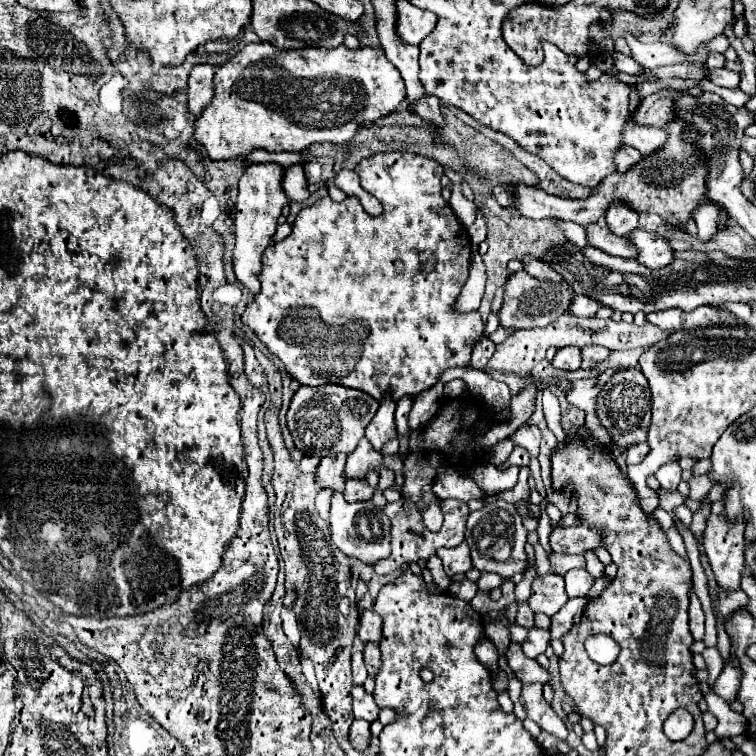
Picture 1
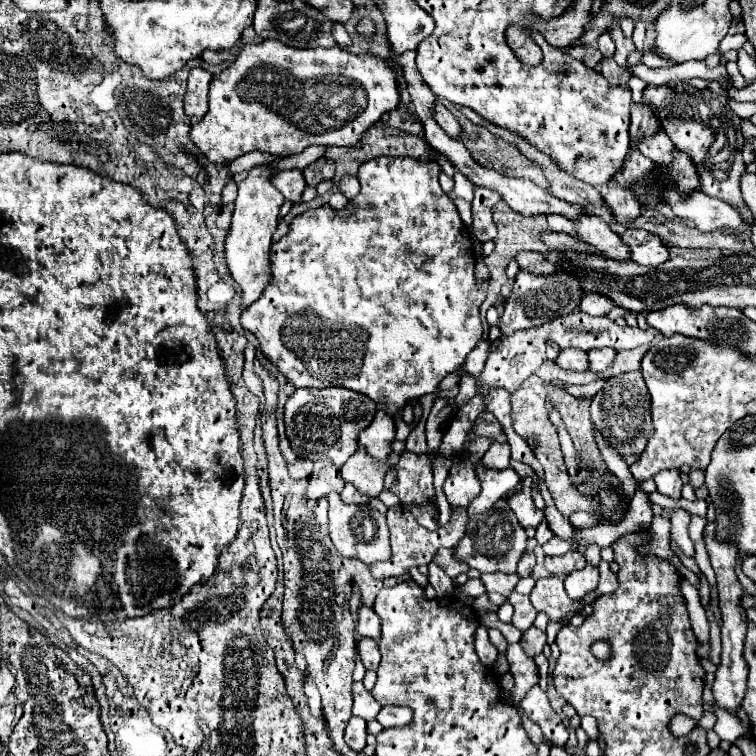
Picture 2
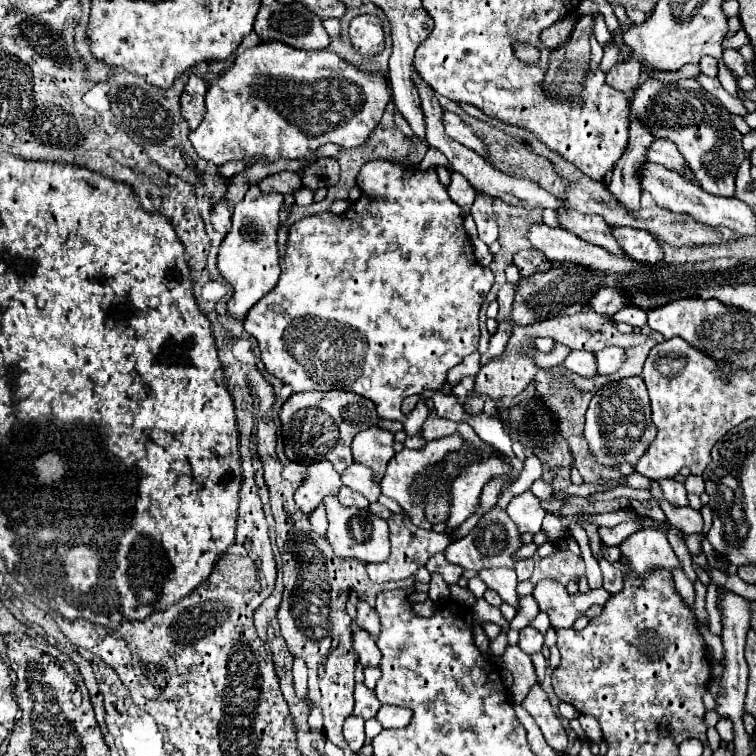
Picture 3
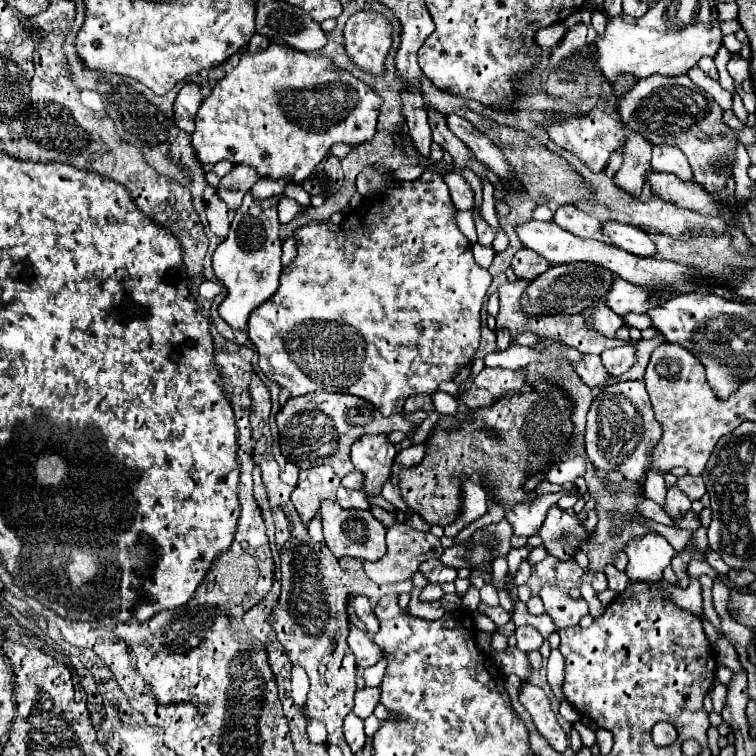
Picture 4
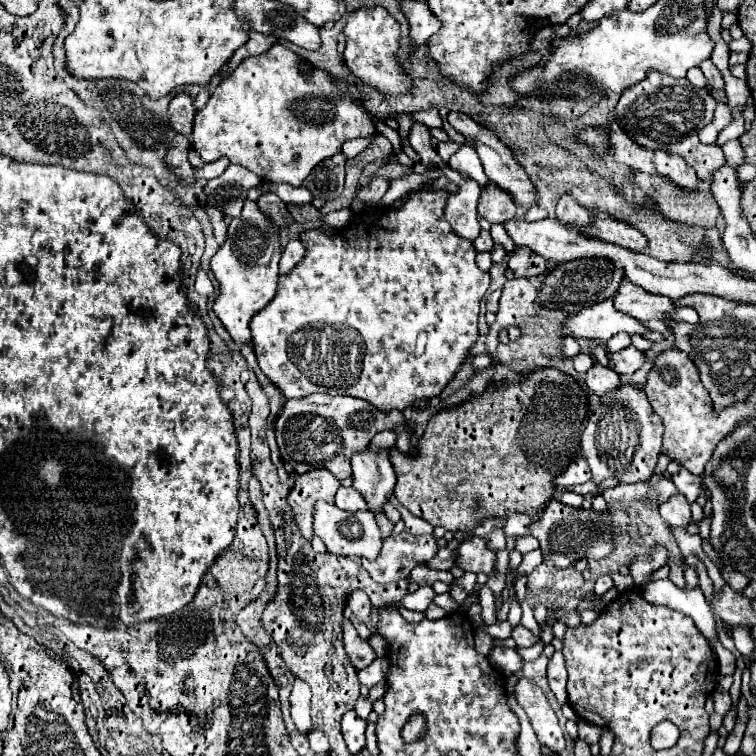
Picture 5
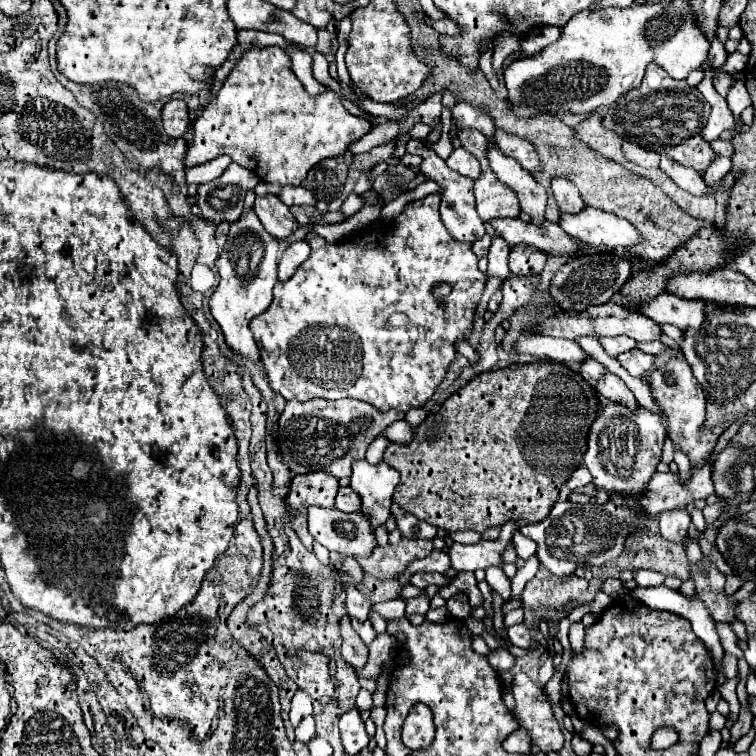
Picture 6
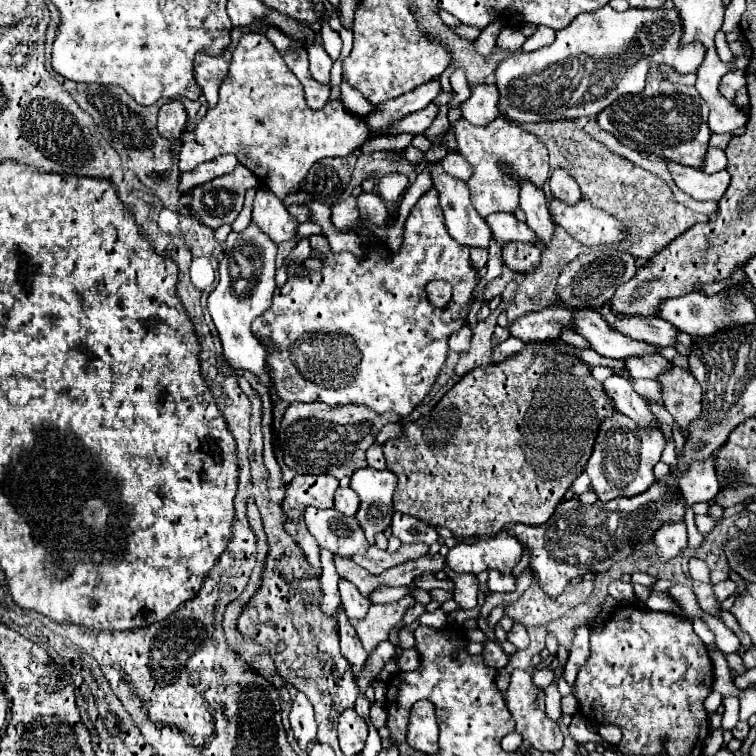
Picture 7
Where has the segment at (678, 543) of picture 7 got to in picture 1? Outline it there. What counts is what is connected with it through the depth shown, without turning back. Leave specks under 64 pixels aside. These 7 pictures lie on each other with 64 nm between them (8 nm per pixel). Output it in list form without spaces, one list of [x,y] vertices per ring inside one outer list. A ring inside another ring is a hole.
[[[664,464],[658,472],[656,472],[656,480],[660,482],[660,486],[666,490],[666,492],[674,492],[676,488],[678,488],[678,484],[680,484],[680,474],[682,474],[682,470],[680,470],[680,466],[678,464]]]

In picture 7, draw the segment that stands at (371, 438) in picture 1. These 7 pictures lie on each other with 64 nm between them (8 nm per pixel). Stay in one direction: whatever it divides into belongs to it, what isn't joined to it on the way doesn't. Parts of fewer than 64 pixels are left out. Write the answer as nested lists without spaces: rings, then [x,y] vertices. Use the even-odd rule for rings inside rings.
[[[362,468],[356,470],[350,488],[360,496],[356,520],[364,528],[368,544],[374,544],[376,534],[392,524],[392,494],[396,490],[396,476],[390,470]]]

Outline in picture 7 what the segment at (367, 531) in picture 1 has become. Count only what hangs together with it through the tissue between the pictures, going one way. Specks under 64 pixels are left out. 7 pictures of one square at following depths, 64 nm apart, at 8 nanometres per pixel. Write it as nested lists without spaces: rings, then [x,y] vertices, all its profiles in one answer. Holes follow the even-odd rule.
[[[308,506],[304,520],[318,544],[332,554],[350,558],[352,554],[364,554],[368,548],[368,542],[362,528],[356,524],[356,518],[344,516],[336,508],[320,510]]]

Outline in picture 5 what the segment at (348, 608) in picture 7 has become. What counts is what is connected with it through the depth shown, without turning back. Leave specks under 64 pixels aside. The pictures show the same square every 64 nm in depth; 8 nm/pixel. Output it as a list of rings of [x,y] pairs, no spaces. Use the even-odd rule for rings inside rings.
[[[362,590],[350,592],[350,596],[346,600],[346,606],[352,610],[352,614],[360,622],[364,622],[366,626],[370,626],[370,608],[372,608],[372,604],[370,604],[370,598]]]

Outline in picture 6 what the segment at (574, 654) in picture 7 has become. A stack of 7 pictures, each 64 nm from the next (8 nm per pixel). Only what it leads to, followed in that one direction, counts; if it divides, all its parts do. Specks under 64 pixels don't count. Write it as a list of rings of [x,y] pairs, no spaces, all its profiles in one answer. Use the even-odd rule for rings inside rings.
[[[576,622],[570,626],[570,646],[576,656],[584,652],[584,634],[586,634],[586,628],[582,626],[582,622]]]

